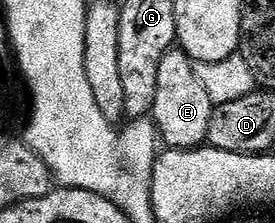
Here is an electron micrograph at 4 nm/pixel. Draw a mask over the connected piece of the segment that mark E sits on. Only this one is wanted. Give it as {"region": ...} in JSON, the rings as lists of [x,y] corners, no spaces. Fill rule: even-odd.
{"region":[[[179,49],[166,52],[162,65],[158,65],[158,93],[151,114],[159,138],[165,139],[169,148],[199,148],[207,140],[213,110],[210,95],[195,72],[194,60]]]}

